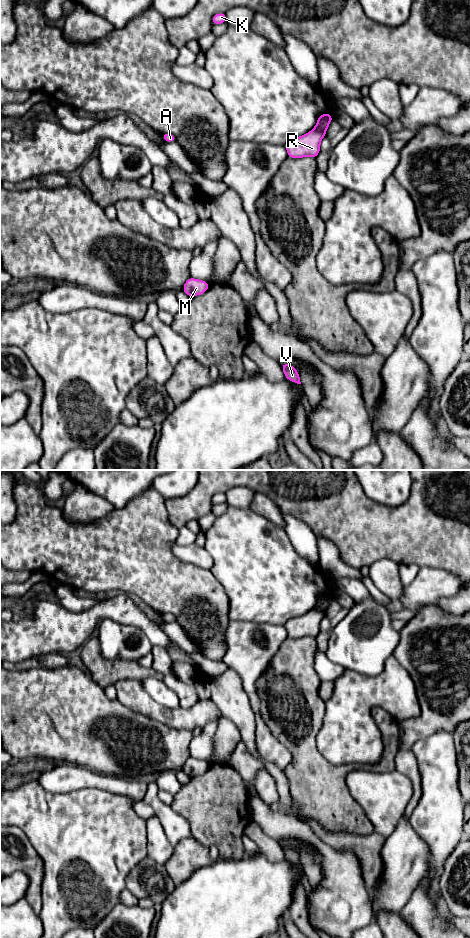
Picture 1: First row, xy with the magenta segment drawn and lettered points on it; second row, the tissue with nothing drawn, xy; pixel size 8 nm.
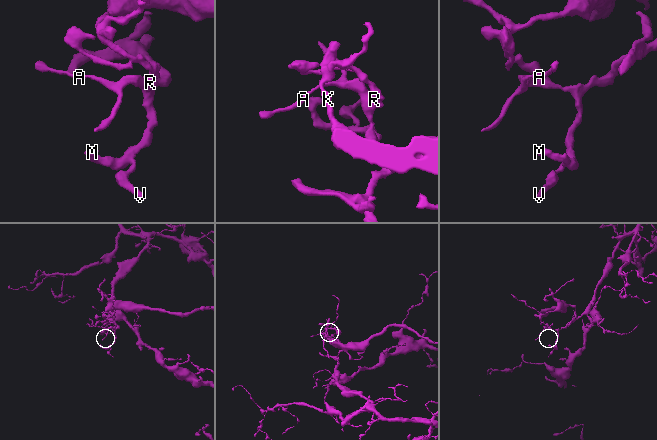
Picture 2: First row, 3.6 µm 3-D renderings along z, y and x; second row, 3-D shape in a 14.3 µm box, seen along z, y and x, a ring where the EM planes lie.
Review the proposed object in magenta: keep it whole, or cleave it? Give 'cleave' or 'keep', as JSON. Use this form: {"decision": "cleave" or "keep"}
{"decision": "cleave"}

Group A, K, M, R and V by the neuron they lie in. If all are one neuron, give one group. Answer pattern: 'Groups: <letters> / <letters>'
Groups: A M R V / K

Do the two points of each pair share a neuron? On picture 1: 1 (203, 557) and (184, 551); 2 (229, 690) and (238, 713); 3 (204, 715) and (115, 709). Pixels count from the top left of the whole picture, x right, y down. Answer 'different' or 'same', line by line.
1: same
2: same
3: different

